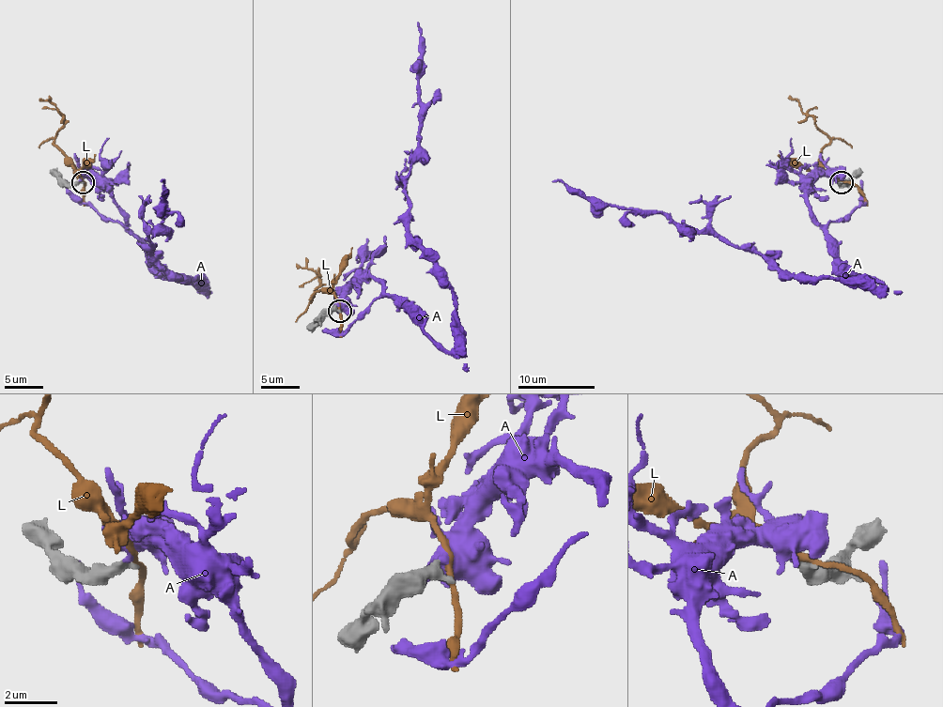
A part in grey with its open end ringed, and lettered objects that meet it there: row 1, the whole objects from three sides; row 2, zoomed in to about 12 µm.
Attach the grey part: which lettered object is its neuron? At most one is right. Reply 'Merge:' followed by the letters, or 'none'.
Merge: none

